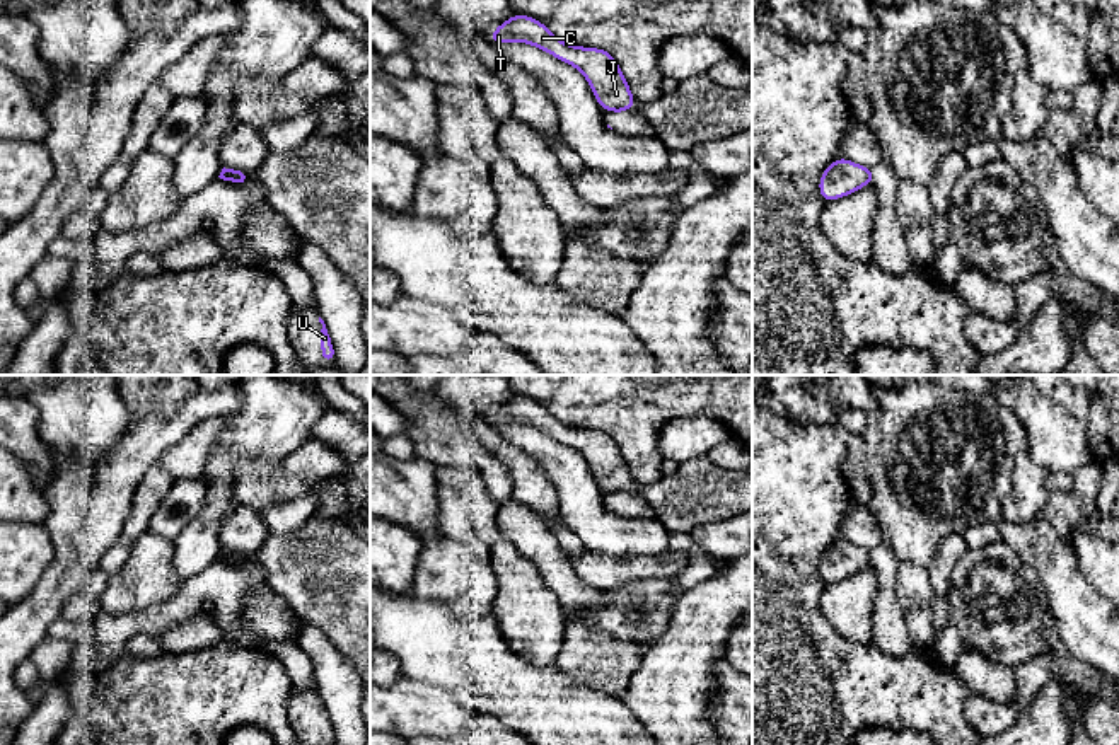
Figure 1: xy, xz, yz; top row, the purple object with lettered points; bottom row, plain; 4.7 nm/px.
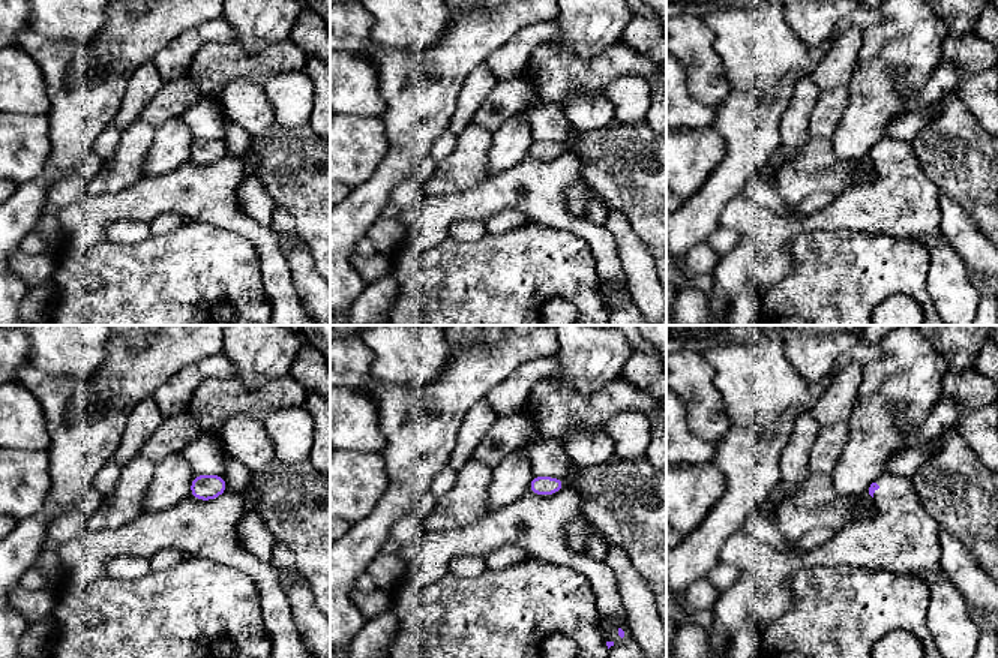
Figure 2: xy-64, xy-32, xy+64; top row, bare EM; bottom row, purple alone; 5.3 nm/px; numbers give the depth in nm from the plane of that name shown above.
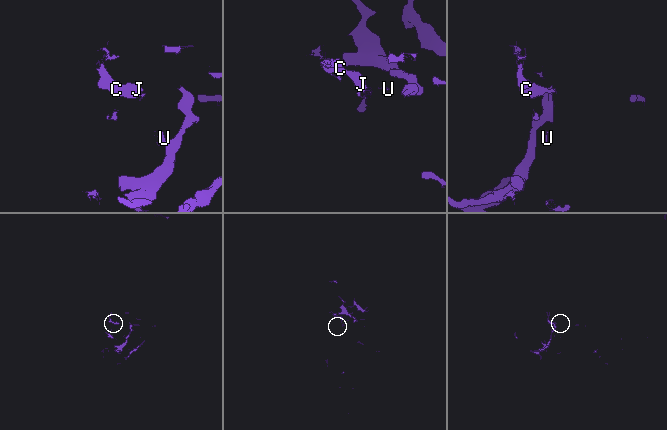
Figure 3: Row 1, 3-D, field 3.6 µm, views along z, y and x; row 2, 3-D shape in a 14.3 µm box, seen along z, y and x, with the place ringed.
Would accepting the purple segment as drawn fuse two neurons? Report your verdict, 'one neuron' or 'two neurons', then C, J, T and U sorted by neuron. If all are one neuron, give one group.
two neurons | C J T / U

